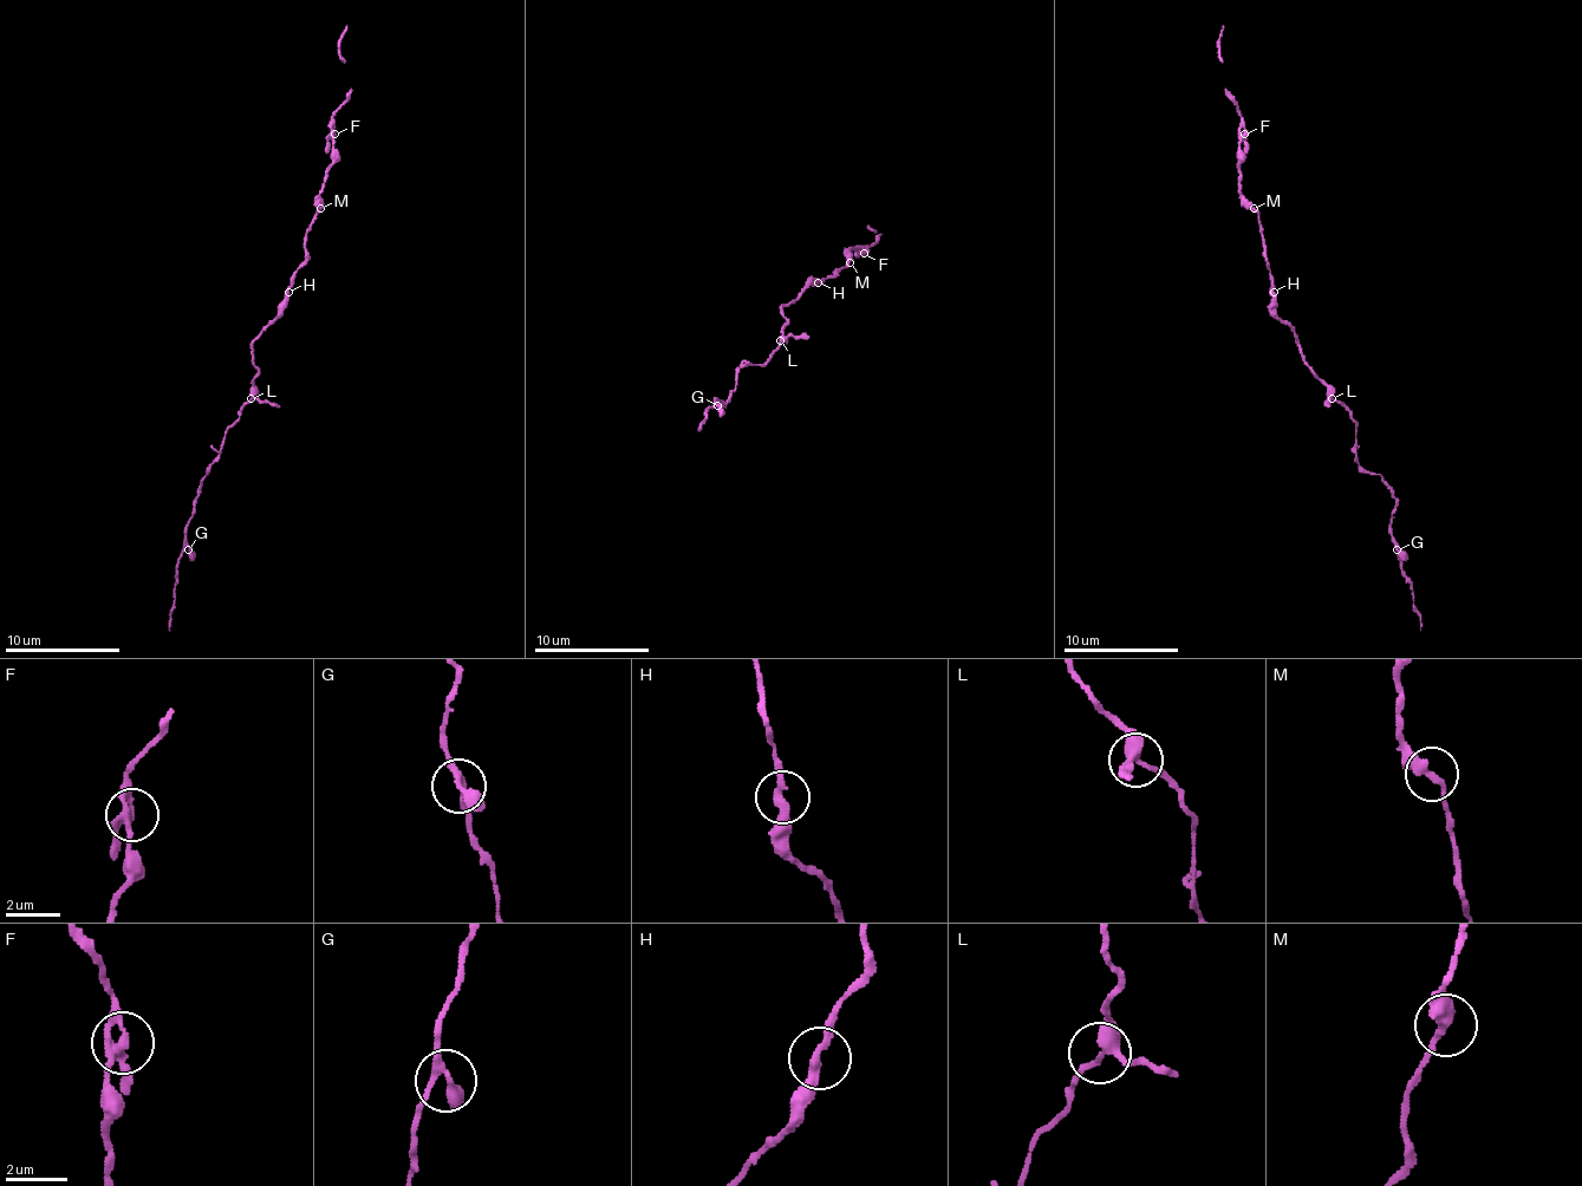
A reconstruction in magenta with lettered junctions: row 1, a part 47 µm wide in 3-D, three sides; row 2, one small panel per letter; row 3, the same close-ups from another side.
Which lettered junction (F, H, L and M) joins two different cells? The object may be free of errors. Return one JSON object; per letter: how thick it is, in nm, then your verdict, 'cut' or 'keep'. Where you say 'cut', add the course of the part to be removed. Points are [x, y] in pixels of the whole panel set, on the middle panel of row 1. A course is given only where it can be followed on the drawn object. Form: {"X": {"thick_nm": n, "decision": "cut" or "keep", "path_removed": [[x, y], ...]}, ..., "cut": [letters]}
{"F": {"thick_nm": 280, "decision": "keep"}, "H": {"thick_nm": 320, "decision": "keep"}, "L": {"thick_nm": 320, "decision": "keep"}, "M": {"thick_nm": 360, "decision": "keep"}, "cut": []}

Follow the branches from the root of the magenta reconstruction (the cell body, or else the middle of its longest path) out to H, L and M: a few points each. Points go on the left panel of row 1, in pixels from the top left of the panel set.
H: (256, 337), (280, 314), (280, 302), (288, 292)
L: (256, 337), (252, 346), (252, 360), (256, 372), (252, 397)
M: (256, 337), (280, 314), (280, 302), (292, 282), (292, 274), (306, 256), (306, 228), (320, 208)

